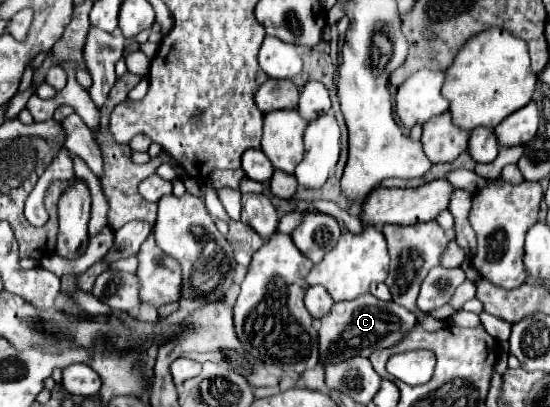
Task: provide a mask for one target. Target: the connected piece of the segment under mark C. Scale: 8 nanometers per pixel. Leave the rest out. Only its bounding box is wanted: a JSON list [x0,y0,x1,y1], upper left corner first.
[319,293,415,367]

